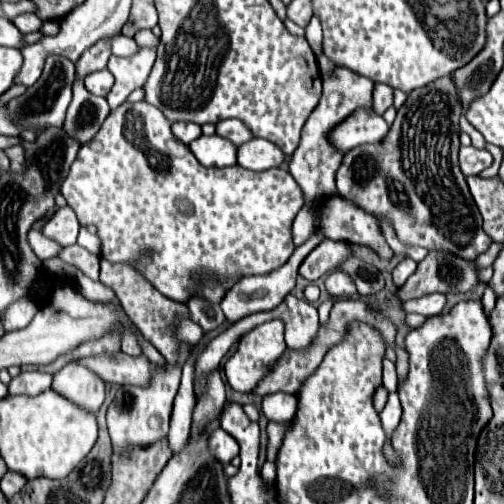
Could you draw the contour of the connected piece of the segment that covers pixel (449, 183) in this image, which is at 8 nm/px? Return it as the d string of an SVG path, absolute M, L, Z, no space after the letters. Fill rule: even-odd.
M440 77L438 81L432 81L422 89L414 89L408 95L406 103L400 107L398 117L382 143L360 145L344 153L342 165L338 167L338 173L336 173L336 187L340 195L352 199L364 211L372 215L390 217L390 221L394 223L396 235L402 243L448 251L462 259L472 261L478 255L482 255L492 241L482 229L480 211L474 205L466 179L458 167L460 113L462 113L462 103L452 77Z

